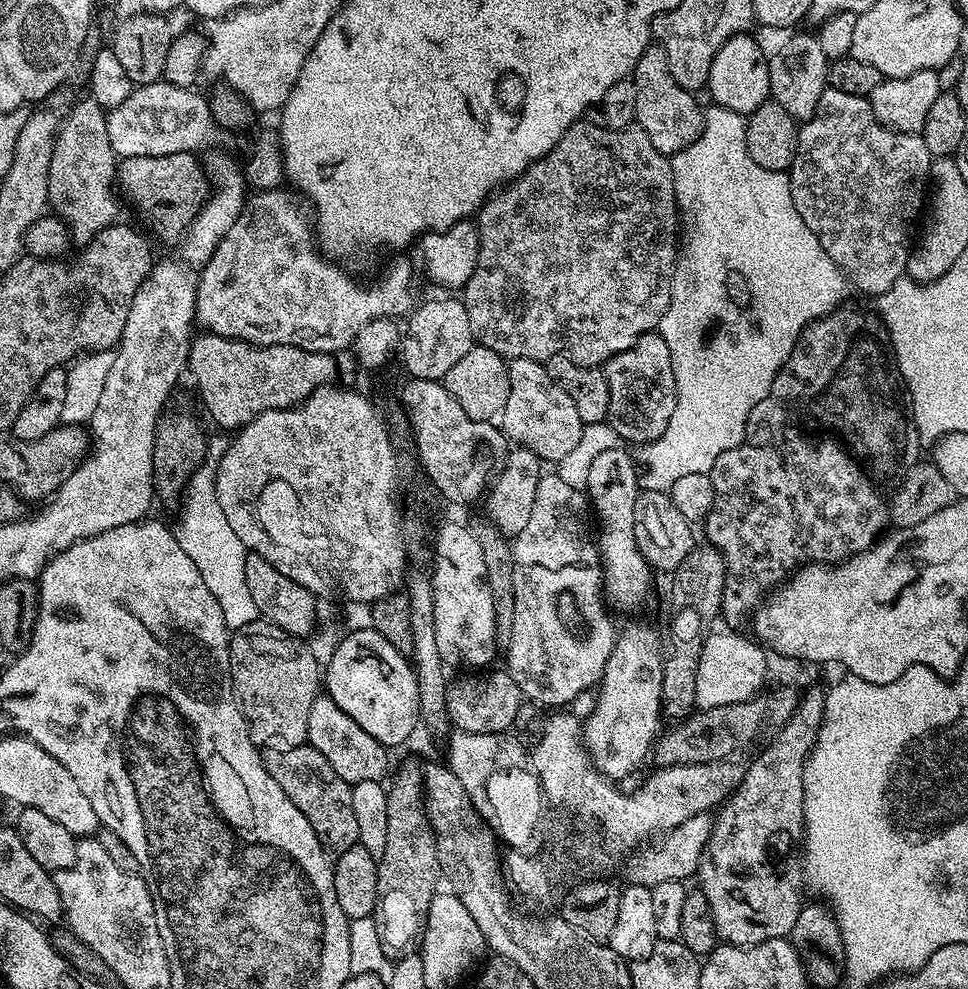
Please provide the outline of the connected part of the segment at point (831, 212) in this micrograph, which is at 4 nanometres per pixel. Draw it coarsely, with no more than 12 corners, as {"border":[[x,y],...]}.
{"border":[[824,89],[794,210],[861,293],[905,275],[934,157]]}

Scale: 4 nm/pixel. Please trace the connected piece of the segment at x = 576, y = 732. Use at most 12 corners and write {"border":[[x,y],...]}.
{"border":[[564,710],[532,748],[555,800],[671,833],[744,781],[732,758],[670,764],[627,800],[601,778]]}

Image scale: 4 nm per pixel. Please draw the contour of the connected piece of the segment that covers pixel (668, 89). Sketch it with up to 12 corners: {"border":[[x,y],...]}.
{"border":[[659,42],[636,63],[636,124],[672,157],[704,129]]}

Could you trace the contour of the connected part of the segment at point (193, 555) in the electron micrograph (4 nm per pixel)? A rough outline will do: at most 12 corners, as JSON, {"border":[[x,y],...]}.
{"border":[[215,463],[192,473],[174,535],[226,626],[260,611],[246,549],[216,497]]}

